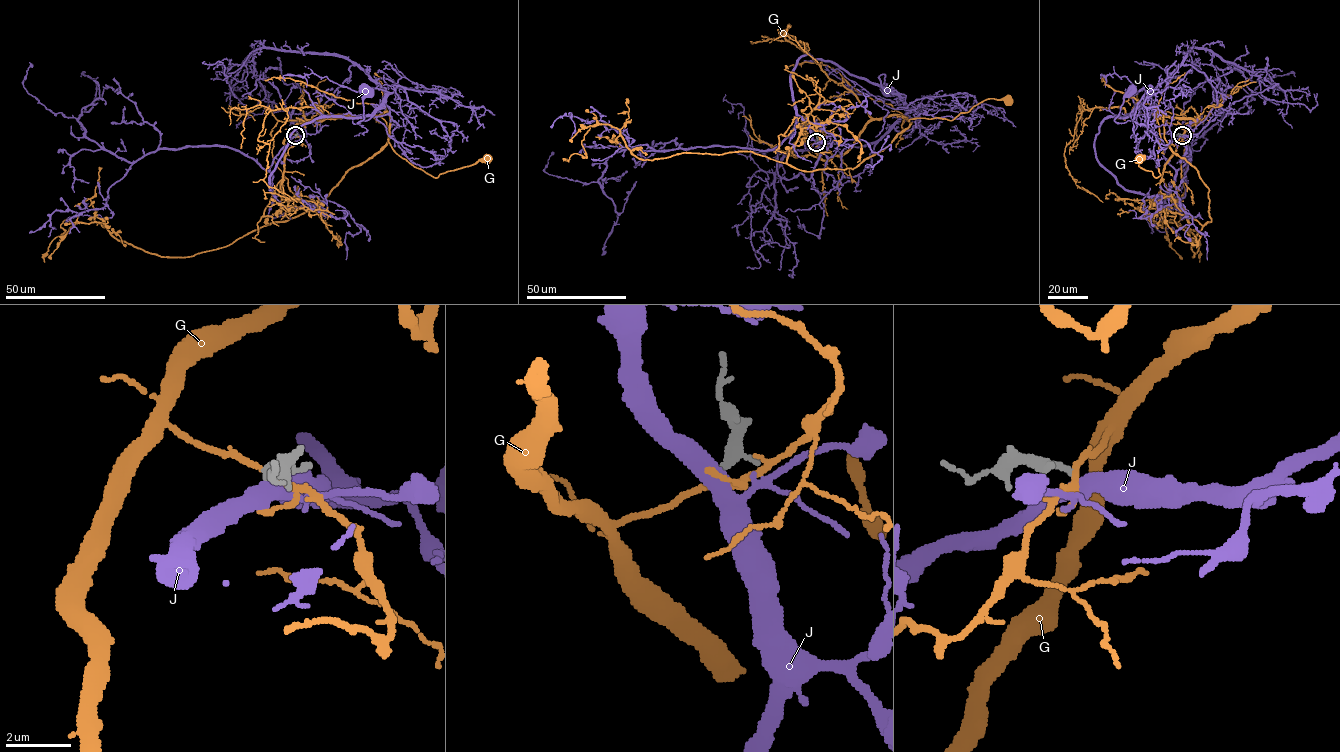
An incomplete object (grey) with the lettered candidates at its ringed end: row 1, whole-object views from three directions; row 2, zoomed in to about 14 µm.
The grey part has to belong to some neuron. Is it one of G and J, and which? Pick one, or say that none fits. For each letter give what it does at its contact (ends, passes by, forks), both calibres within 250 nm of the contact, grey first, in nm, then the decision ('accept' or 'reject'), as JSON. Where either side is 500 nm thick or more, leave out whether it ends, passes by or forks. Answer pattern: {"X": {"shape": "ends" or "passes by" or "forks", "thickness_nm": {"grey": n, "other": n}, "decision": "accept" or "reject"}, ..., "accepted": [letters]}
{"G": {"shape": "forks", "thickness_nm": {"grey": 200, "other": 130}, "decision": "reject"}, "J": {"shape": "forks", "thickness_nm": {"grey": 200, "other": 400}, "decision": "reject"}, "accepted": []}

